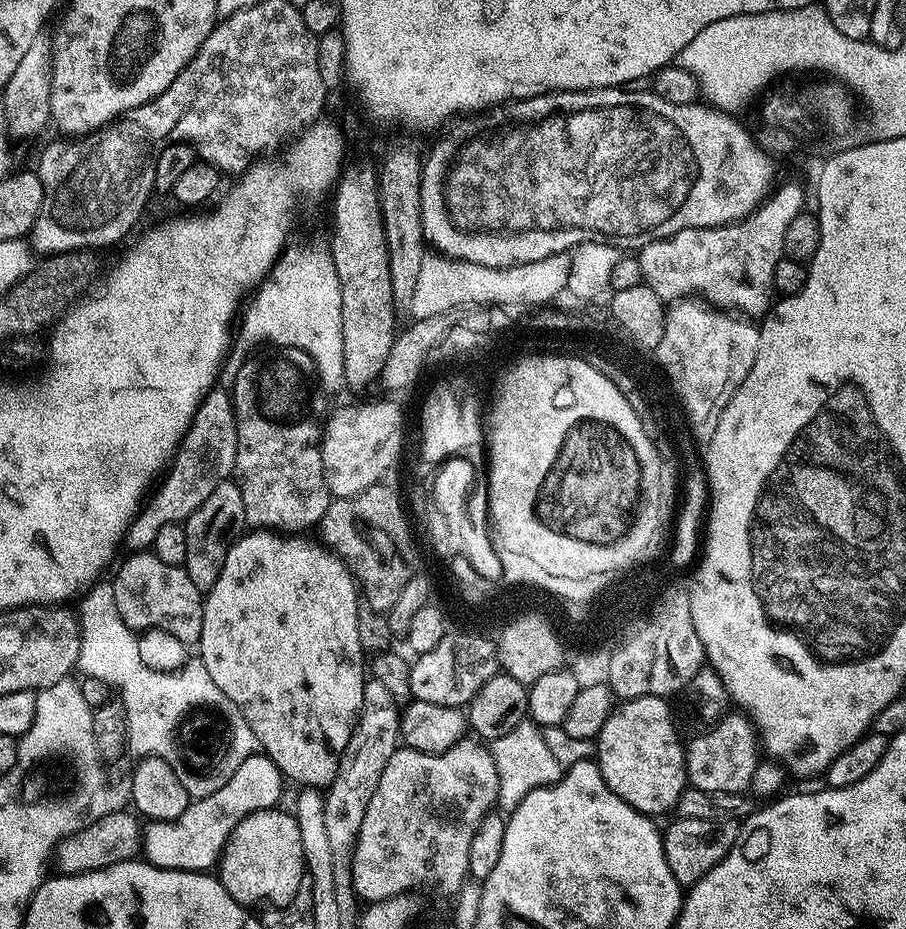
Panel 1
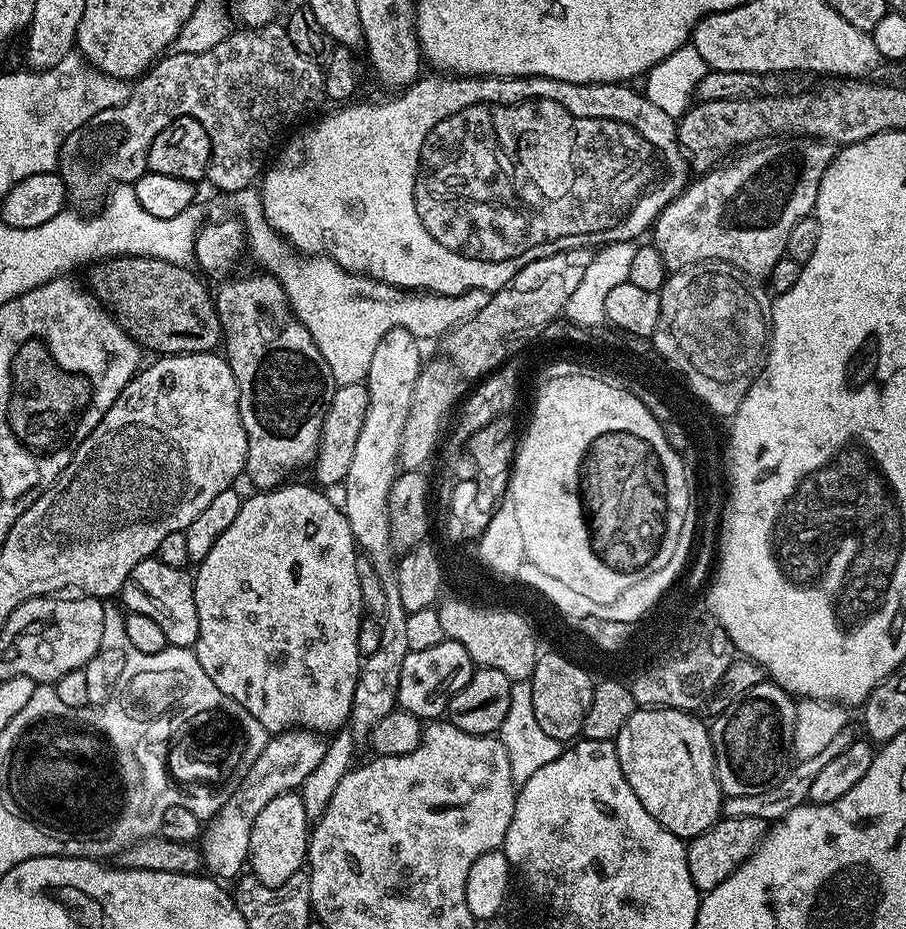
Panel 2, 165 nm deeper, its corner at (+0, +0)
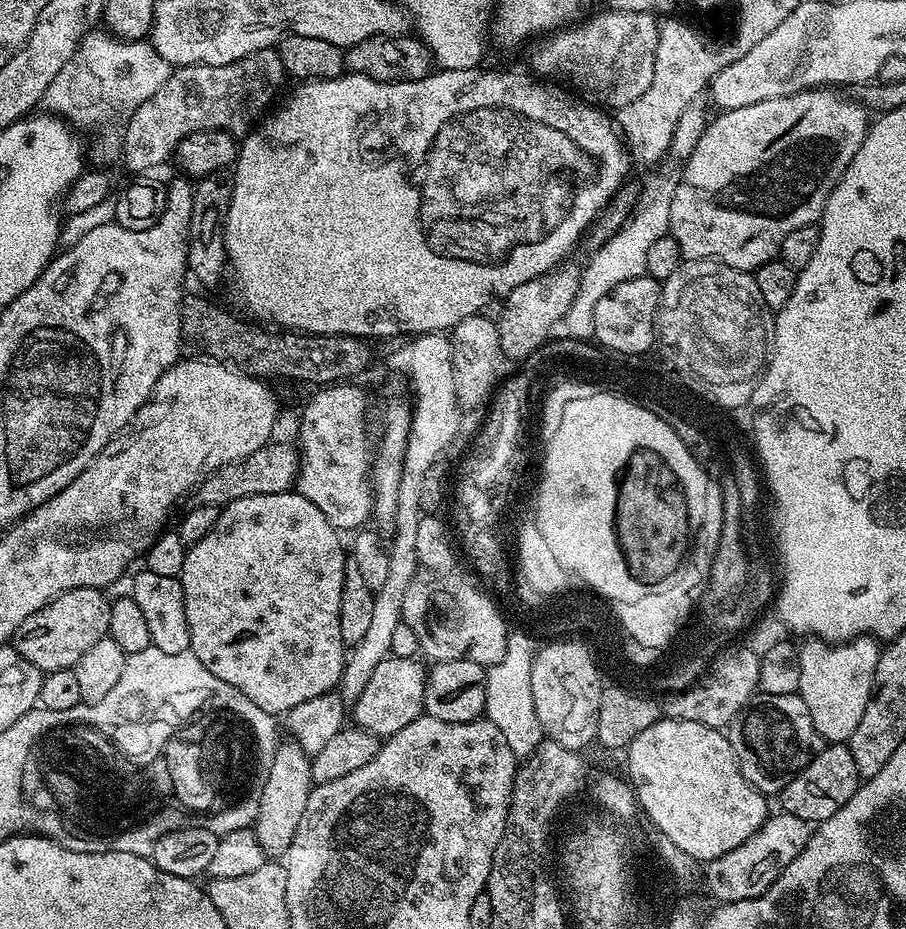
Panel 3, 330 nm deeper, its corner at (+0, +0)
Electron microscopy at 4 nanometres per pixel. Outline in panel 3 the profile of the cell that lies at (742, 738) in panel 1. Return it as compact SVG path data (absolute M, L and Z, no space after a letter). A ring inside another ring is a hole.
M760 692L733 718L726 735L734 750L734 758L738 758L738 770L742 770L742 778L746 778L746 782L750 782L757 792L765 794L783 792L784 787L826 747L826 741L818 734L818 730L814 730L814 718L810 718L810 710L799 694Z

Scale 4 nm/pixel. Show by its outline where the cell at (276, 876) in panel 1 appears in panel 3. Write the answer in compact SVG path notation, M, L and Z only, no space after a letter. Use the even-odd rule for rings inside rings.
M293 739L285 741L285 744L284 741L277 743L274 762L270 762L269 770L264 776L262 798L254 823L256 837L268 858L280 858L287 853L288 847L294 842L294 834L298 831L298 822L302 822L306 798L310 798L314 787L309 753L304 752L302 746L298 746Z

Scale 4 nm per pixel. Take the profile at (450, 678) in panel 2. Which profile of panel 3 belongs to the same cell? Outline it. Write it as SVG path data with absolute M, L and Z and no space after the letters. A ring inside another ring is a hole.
M389 655L374 670L374 675L366 685L366 690L358 694L356 703L351 705L350 716L355 727L364 728L375 736L387 738L398 734L402 726L410 726L424 712L424 695L428 674L425 665L419 664L419 659L411 656Z

